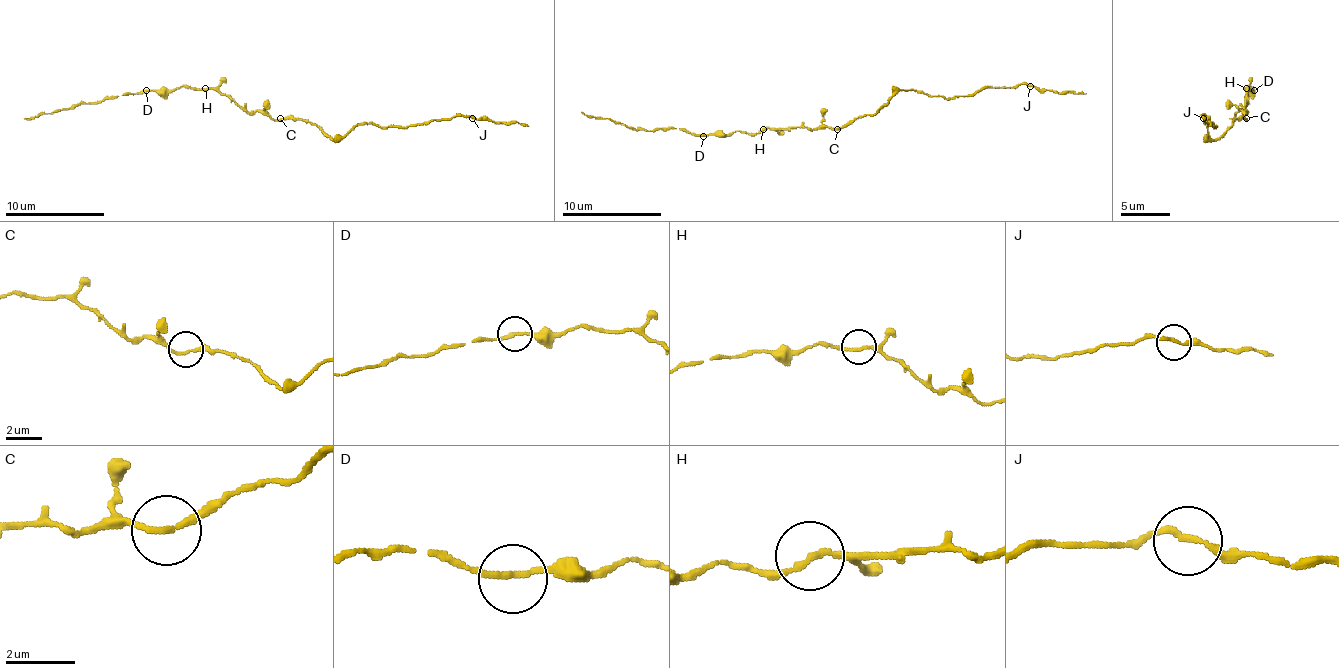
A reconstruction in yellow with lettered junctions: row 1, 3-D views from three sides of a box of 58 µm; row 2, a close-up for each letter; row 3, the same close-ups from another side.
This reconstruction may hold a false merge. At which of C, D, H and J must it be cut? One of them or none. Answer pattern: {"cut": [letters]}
{"cut": []}

